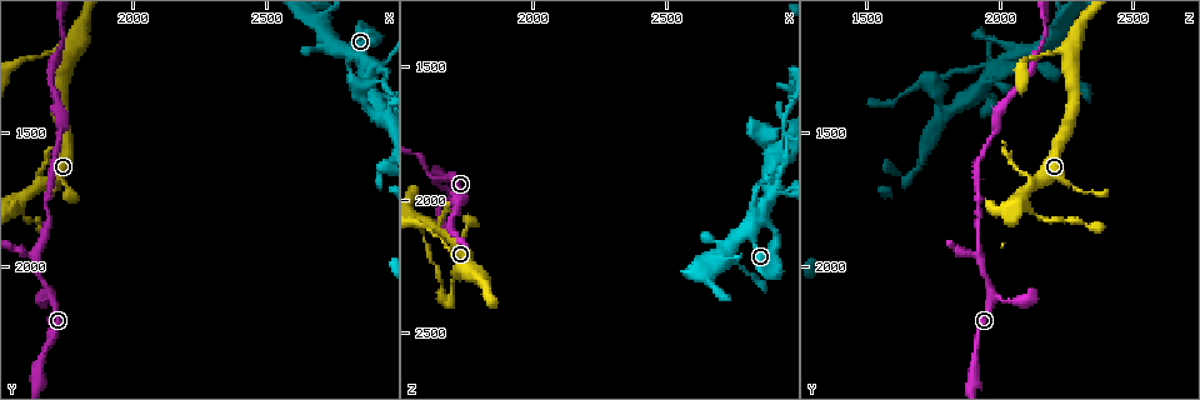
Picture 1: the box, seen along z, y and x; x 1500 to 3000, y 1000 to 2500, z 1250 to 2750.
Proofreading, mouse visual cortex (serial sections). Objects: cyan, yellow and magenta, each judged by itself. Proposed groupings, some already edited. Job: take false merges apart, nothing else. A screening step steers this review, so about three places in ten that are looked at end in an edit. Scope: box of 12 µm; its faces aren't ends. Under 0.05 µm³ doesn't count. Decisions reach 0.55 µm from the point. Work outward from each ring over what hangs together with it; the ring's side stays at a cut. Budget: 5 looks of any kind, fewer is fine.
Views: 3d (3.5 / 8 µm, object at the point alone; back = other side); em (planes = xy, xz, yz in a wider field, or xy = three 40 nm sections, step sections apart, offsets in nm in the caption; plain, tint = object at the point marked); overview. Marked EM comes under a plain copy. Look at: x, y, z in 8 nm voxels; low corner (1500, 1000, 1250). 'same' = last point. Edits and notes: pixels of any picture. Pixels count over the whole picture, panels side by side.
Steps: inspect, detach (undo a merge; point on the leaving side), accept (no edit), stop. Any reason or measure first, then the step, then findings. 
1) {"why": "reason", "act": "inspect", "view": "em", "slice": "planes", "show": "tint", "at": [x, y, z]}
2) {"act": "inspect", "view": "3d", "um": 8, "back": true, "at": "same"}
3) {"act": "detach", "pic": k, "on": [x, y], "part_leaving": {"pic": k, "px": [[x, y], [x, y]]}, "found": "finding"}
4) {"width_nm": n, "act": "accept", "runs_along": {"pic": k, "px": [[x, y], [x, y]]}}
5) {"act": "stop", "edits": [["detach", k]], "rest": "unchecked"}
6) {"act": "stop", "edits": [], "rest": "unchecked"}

{"why": "calibre changes", "act": "inspect", "view": "3d", "um": 3.5, "at": [2920, 1240, 1970]}

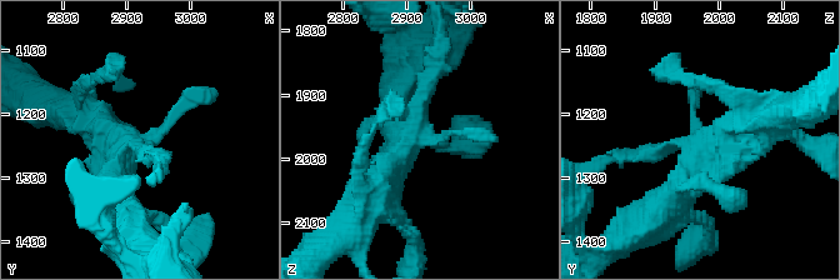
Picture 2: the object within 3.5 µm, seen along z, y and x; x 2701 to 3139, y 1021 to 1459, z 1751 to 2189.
{"act": "inspect", "view": "em", "slice": "planes", "show": "tint", "at": [2920, 1240, 1975]}

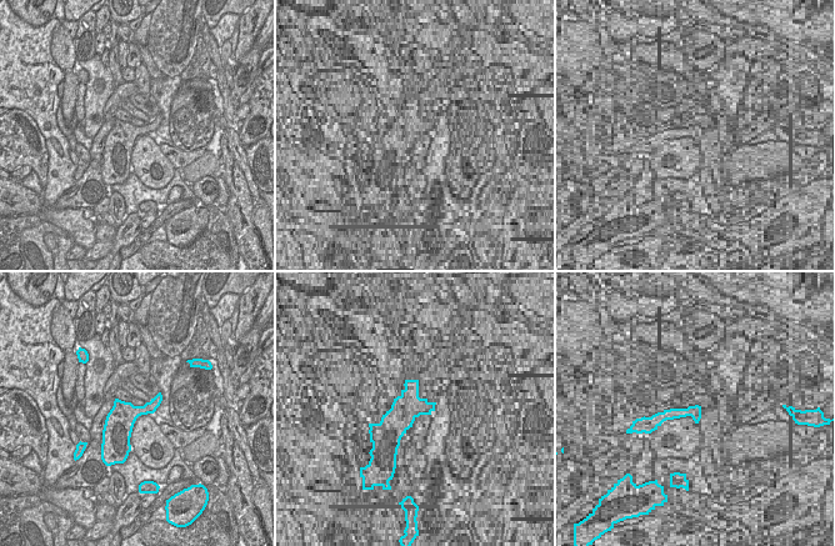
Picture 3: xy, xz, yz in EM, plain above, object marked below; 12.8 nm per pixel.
{"width_nm": 360, "act": "detach", "pic": 2, "on": [621, 158], "found": "a second cell is stuck on"}

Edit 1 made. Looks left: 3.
{"act": "inspect", "view": "overview"}

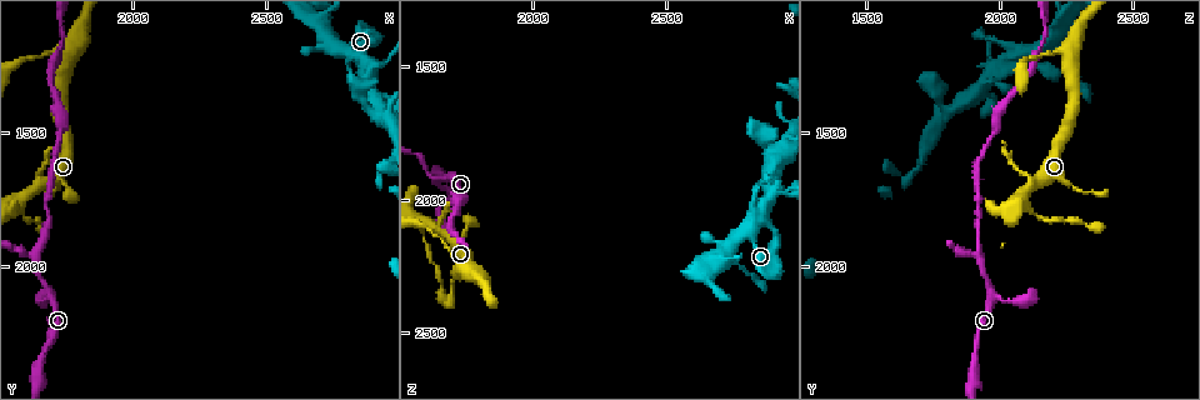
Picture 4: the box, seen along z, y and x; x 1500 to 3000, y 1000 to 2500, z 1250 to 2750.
{"why": "three-way junction", "act": "inspect", "view": "3d", "um": 3.5, "at": [1630, 1980, 1920]}

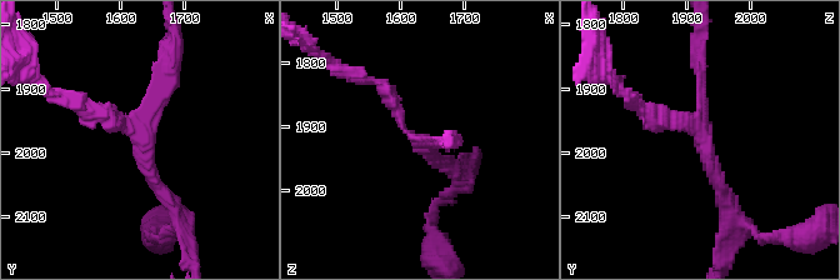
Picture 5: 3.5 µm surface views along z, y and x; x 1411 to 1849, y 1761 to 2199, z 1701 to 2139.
{"arms": 3, "arm_widths_nm": [150, 200, 200], "why": "shape alone is not enough", "act": "inspect", "view": "em", "slice": "xy", "step": 3, "show": "tint", "at": [1640, 1985, 1925]}

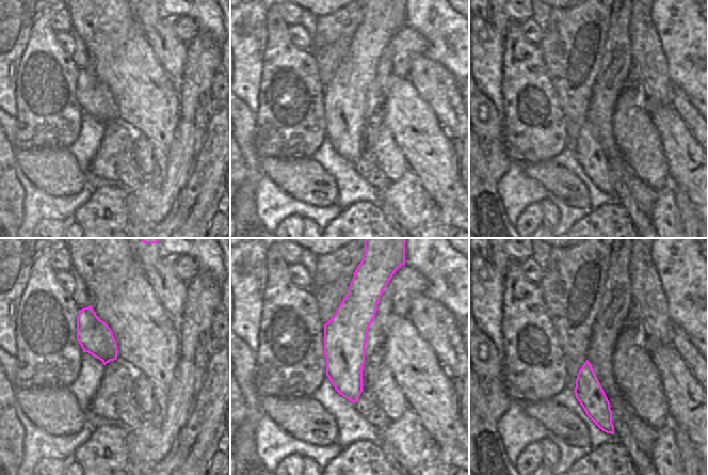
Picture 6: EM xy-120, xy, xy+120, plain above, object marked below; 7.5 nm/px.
{"act": "accept", "runs_along": {"pic": 5, "px": [[730, 209], [704, 148], [698, 64]]}, "found": "continuous, no second cell"}

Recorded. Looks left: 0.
{"act": "stop", "edits": [["detach", 2]], "rest": "unchecked"}

